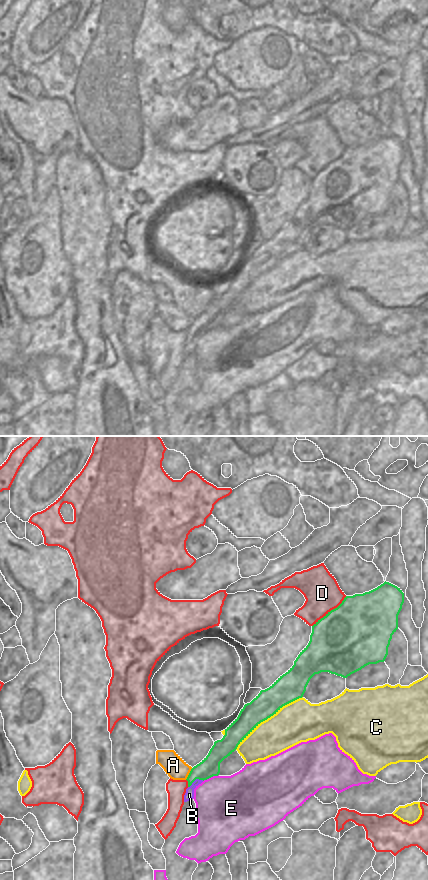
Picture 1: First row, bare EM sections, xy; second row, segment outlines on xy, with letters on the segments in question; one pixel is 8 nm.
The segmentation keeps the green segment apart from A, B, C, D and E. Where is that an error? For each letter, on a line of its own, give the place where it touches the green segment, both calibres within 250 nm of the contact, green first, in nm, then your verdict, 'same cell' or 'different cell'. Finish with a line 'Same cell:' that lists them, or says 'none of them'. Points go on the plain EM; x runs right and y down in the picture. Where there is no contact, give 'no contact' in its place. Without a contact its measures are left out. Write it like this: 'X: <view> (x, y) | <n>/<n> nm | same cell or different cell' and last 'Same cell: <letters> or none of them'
A: xy (189, 326) | 160/170 nm | different cell
B: xy (195, 331) | 160/70 nm | same cell
C: xy (268, 269) | 200/320 nm | different cell
D: xy (330, 163) | 500/280 nm | different cell
E: xy (210, 329) | 160/460 nm | different cell
Same cell: B

